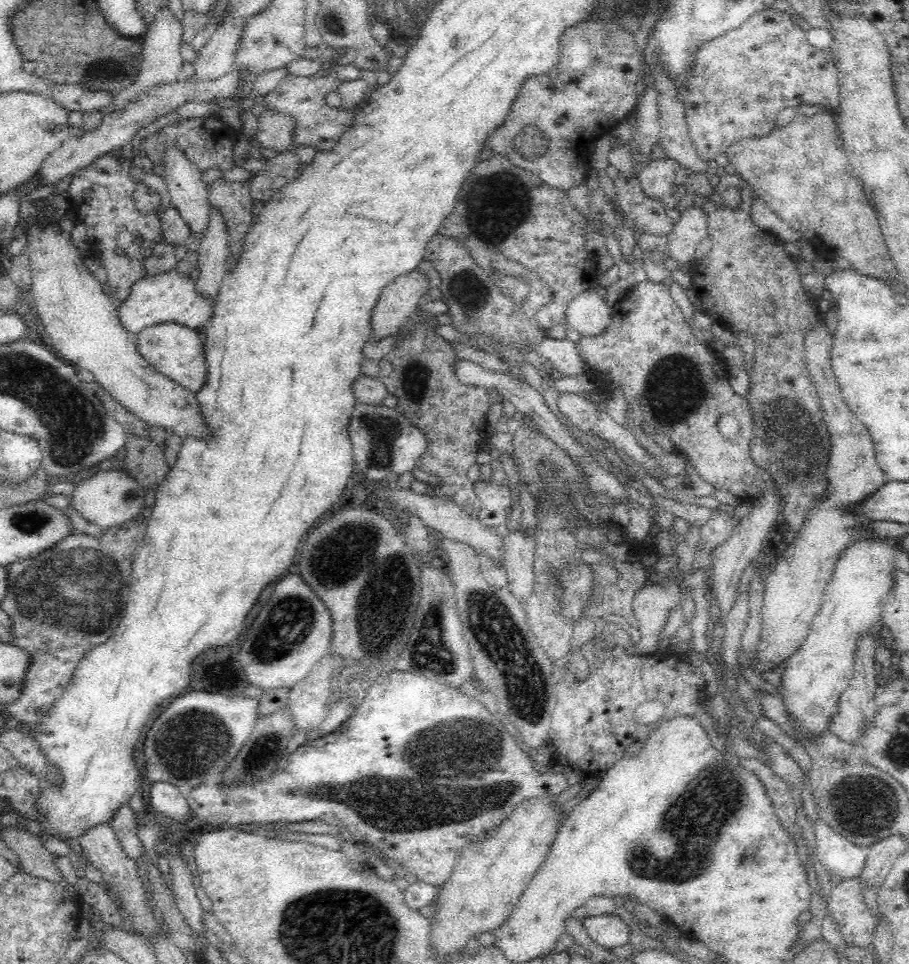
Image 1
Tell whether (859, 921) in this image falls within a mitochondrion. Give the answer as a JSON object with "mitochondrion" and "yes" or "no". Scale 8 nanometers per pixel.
{"mitochondrion":"no"}

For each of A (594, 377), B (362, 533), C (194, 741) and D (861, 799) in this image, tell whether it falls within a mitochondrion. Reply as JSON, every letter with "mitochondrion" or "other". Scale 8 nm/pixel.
{"A":"other","B":"mitochondrion","C":"mitochondrion","D":"mitochondrion"}

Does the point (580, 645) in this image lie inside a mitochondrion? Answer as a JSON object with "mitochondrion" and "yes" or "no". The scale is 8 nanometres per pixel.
{"mitochondrion":"no"}

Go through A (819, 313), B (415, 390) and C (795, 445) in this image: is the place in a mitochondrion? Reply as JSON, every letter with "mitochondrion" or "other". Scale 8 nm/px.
{"A":"other","B":"mitochondrion","C":"mitochondrion"}

